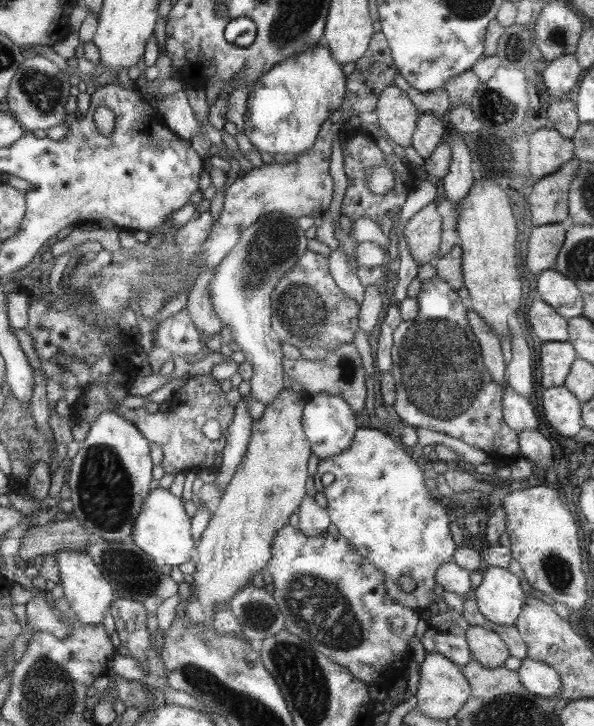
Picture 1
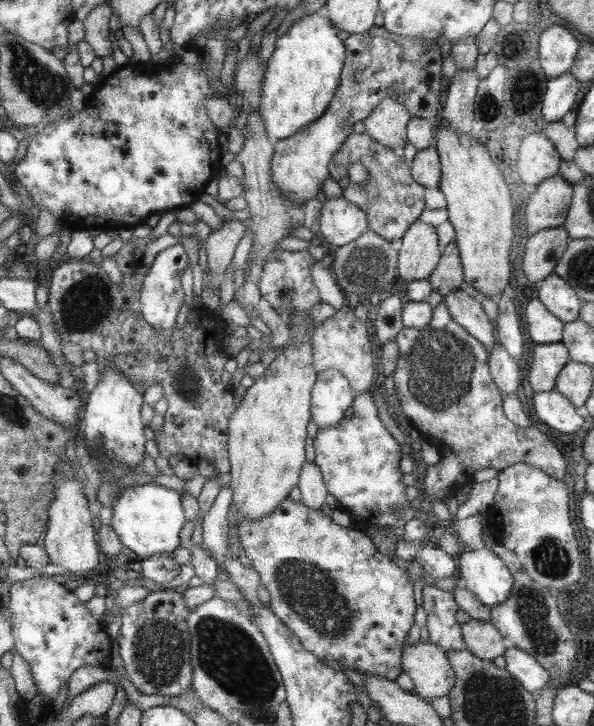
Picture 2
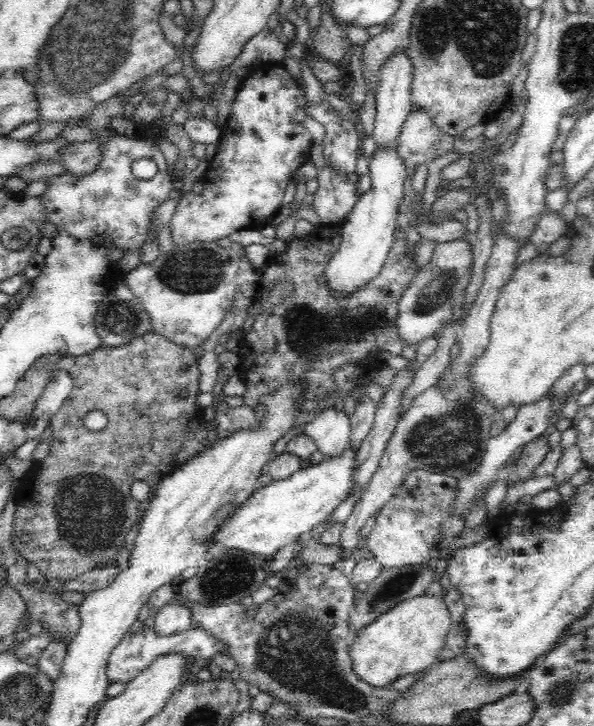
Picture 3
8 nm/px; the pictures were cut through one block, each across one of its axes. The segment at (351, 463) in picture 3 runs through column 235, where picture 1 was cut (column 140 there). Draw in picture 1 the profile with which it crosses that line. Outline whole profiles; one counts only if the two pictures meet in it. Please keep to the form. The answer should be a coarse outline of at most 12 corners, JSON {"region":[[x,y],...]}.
{"region":[[169,489],[150,493],[132,540],[158,566],[190,560],[190,516]]}

